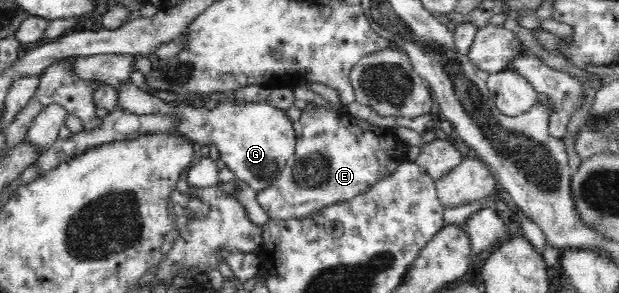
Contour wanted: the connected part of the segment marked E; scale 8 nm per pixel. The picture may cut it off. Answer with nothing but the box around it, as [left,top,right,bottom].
[255,107,407,219]

